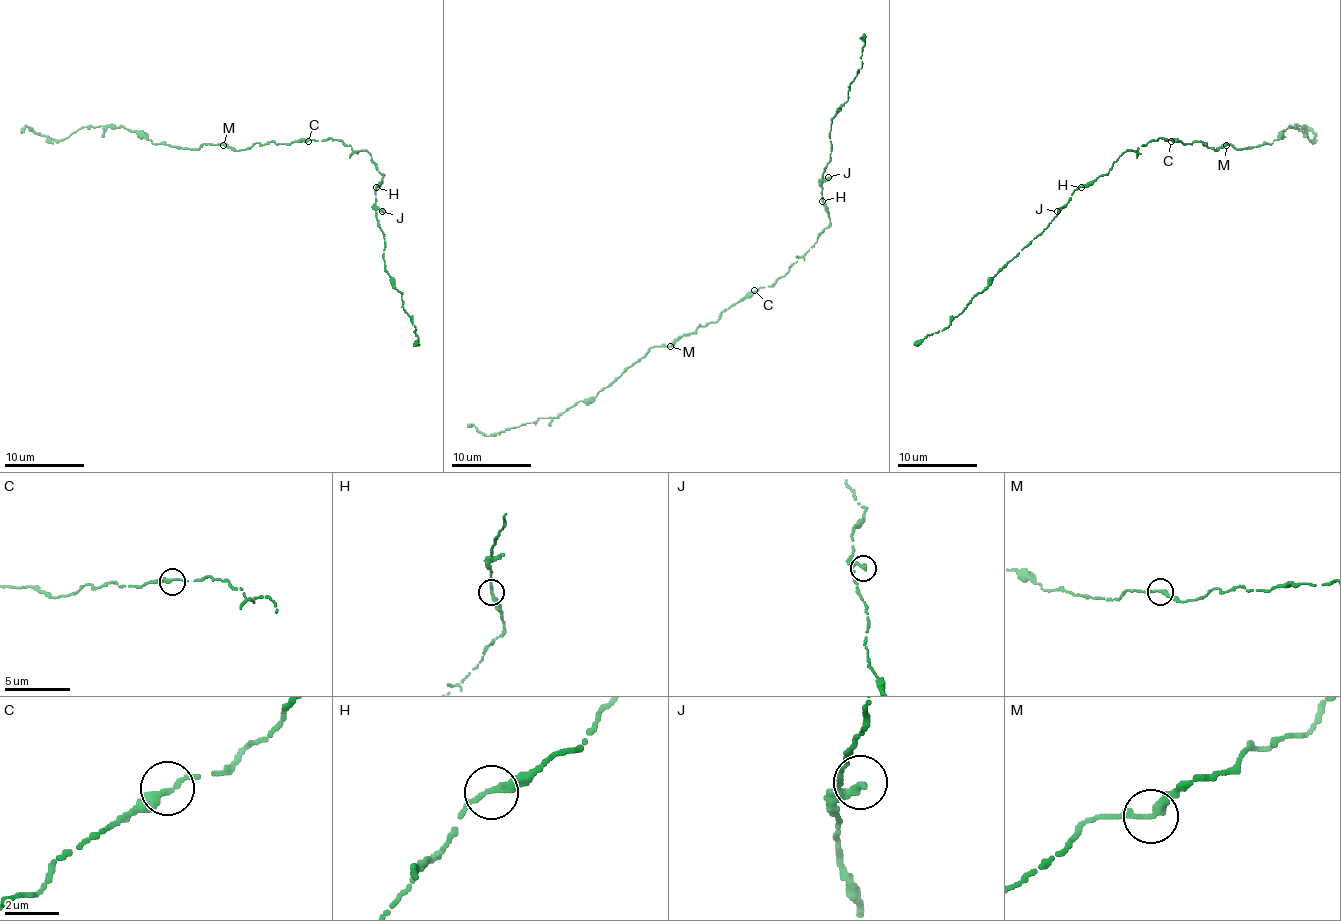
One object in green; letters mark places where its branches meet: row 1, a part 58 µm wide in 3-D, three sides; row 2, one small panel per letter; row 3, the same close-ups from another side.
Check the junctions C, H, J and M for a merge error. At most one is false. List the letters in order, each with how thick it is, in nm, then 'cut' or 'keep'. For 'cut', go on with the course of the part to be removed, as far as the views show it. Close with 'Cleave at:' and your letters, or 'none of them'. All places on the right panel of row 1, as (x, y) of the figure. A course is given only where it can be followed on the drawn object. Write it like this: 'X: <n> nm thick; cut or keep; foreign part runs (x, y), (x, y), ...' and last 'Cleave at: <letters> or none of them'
C: 280 nm thick; keep
H: 240 nm thick; keep
J: 240 nm thick; keep
M: 260 nm thick; keep
Cleave at: none of them

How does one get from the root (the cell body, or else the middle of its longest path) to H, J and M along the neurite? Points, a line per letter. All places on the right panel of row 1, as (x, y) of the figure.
H: (1167, 141), (1157, 139), (1137, 147), (1137, 151), (1125, 151), (1105, 175), (1099, 175), (1081, 187)
J: (1167, 141), (1157, 139), (1137, 147), (1137, 151), (1125, 151), (1105, 175), (1077, 187), (1071, 199), (1057, 211)
M: (1167, 141), (1201, 141), (1215, 151), (1227, 145)

